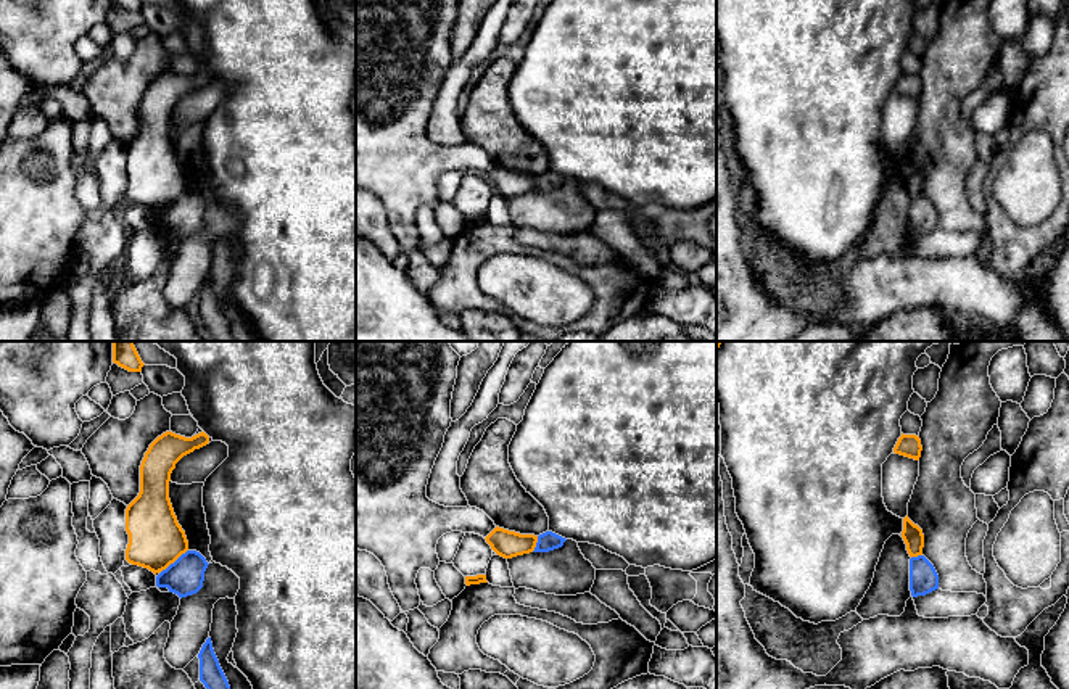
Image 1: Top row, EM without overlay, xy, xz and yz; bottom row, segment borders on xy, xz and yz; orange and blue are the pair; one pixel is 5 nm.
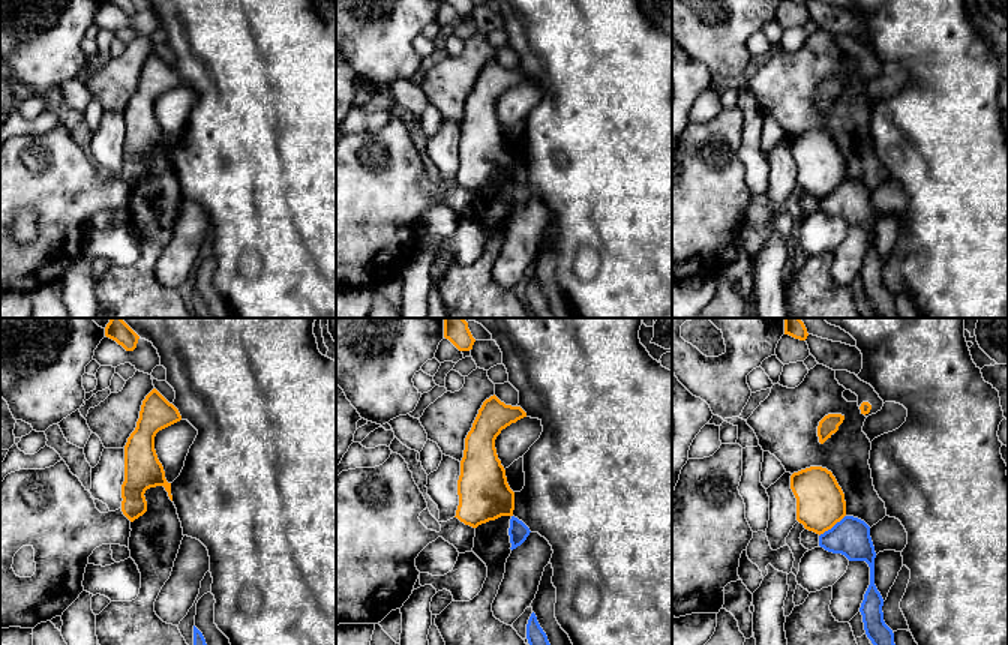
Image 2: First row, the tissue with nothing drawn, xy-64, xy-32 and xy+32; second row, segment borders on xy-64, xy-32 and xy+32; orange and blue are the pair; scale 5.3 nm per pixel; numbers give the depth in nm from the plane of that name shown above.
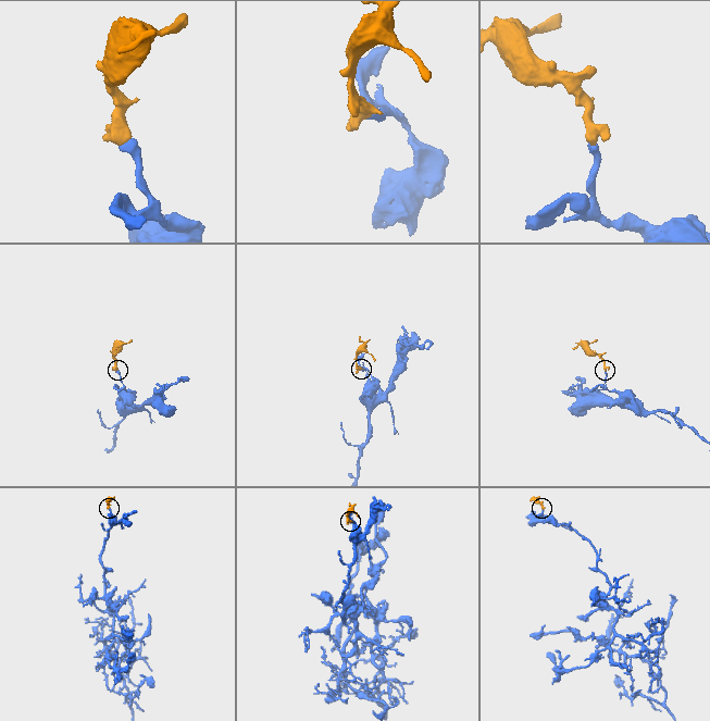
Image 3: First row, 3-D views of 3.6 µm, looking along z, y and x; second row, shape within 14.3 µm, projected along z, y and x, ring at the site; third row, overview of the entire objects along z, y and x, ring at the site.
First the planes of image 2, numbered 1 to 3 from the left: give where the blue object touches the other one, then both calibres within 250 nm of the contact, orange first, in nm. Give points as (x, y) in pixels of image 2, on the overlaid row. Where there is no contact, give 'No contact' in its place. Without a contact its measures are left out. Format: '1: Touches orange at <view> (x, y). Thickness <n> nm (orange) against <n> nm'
1: No contact
2: No contact
3: Touches orange at xy+32 (831, 527). Thickness 260 nm (orange) against 200 nm

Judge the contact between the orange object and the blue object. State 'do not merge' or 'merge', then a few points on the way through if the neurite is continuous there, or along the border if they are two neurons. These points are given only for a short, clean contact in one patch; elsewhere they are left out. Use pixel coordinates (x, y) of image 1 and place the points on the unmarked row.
do not merge | along xy (187, 189), (161, 211)

